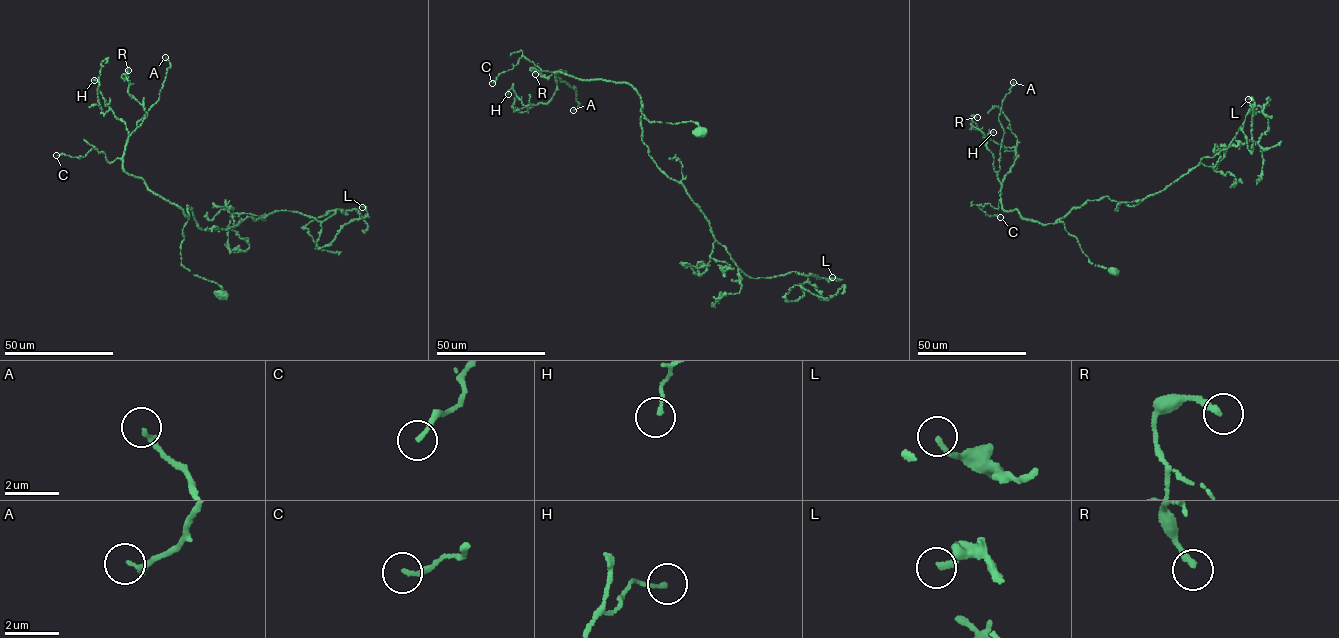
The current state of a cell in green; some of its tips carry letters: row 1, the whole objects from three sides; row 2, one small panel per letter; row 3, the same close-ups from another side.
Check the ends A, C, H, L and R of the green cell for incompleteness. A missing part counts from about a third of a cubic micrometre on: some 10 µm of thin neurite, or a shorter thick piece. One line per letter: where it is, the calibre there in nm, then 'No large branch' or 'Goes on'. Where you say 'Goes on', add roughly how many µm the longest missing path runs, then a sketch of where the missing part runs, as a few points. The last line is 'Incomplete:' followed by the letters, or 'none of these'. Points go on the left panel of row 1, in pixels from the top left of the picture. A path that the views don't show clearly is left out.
A: Place: (165, 57). Thickness 200 nm. No large branch
C: Place: (56, 155). Thickness 150 nm. Goes on. Missing length about 8 µm
H: Place: (94, 80). Thickness 140 nm. No large branch
L: Place: (362, 207). Thickness 190 nm. No large branch
R: Place: (128, 70). Thickness 240 nm. No large branch
Incomplete: C

